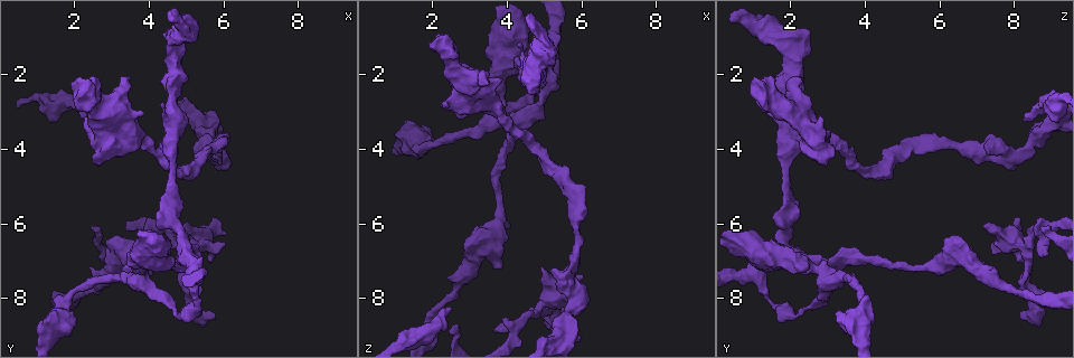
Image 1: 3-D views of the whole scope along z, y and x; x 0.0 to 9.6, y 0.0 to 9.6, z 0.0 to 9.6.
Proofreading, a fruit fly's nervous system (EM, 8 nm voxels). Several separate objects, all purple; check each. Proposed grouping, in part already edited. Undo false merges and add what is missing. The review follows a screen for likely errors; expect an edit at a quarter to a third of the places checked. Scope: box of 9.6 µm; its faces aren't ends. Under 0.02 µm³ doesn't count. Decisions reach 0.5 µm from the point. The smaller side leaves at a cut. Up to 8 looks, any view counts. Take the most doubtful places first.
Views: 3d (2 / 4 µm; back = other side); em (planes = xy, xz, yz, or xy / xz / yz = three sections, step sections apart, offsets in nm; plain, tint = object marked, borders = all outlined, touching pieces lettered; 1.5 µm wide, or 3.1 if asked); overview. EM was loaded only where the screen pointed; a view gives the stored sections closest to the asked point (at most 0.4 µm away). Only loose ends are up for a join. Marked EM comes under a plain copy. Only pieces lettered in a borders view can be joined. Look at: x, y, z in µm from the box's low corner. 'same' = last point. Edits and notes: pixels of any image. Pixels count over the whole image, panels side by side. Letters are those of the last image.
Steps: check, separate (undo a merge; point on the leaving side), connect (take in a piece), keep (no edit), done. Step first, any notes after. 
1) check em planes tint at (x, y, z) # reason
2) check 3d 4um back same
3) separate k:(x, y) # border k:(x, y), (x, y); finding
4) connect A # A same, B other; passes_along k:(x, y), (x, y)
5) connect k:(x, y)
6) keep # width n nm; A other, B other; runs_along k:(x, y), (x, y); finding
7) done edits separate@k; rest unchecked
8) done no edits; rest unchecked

check em xz step 8 tint at (2.55, 3.20, 8.25) # free end

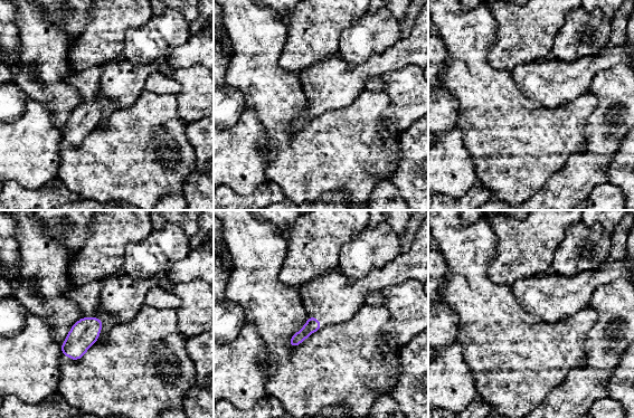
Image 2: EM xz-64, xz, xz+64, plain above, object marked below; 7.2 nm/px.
check em planes borders same # cut it another way

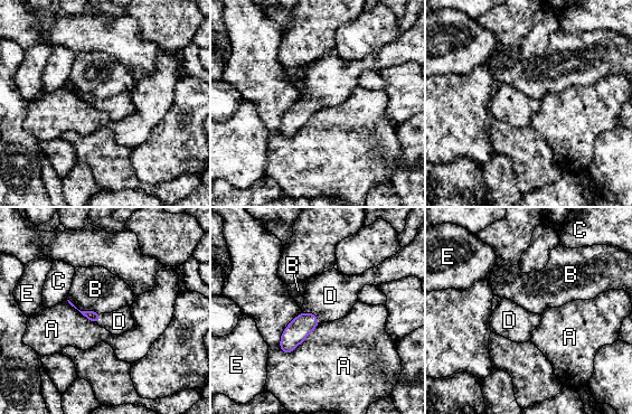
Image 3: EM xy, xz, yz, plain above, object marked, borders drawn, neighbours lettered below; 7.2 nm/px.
connect D # A other, B other, C other, D same, E other; passes_along 3:(298, 330), (313, 313), (330, 295); it goes on there

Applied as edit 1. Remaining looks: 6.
check overview # redraw

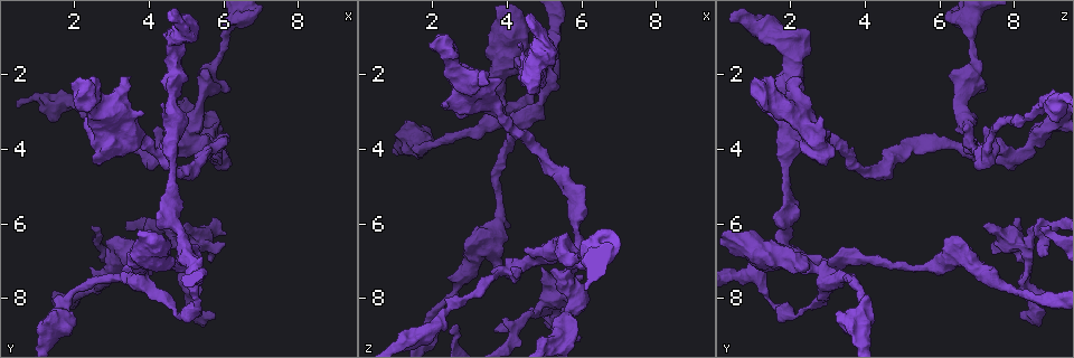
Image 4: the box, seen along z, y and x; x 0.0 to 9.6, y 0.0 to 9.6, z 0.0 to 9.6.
check em yz step 4 tint at (5.25, 8.05, 1.45) # a narrow waist

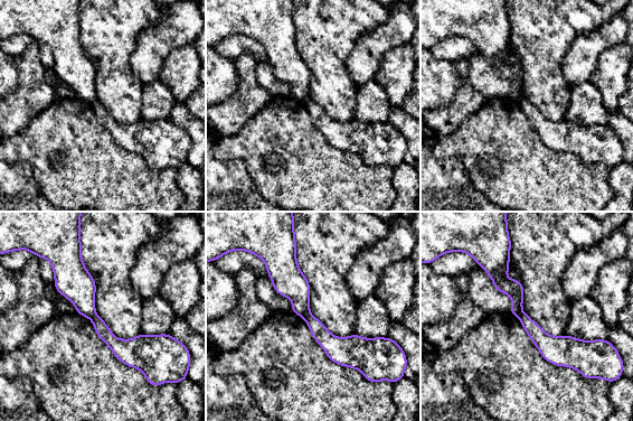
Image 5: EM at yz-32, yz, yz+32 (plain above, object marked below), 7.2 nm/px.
check em planes borders same # another direction

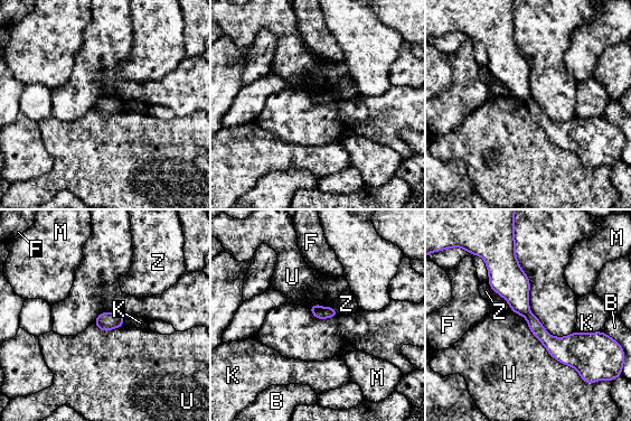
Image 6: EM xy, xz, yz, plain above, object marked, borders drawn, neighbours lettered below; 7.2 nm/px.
separate 6:(329, 311) # B other, F other, K other, M other, U other, Z other; border 6:(323, 308), (312, 312); a second cell is stuck on

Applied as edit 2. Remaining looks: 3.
check overview

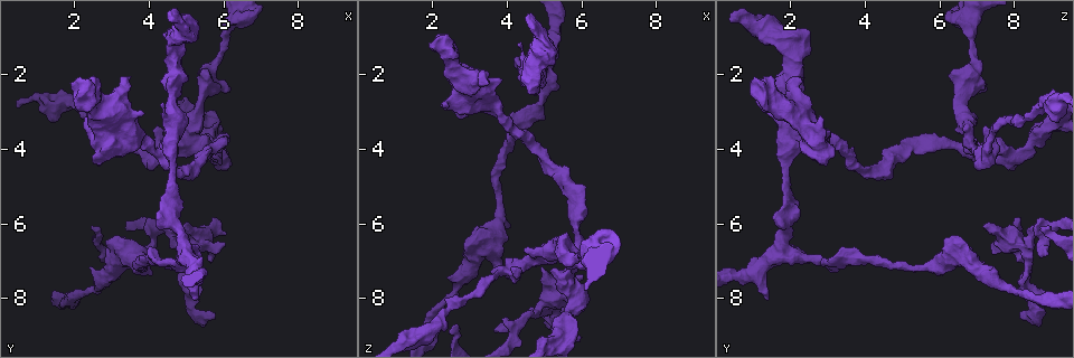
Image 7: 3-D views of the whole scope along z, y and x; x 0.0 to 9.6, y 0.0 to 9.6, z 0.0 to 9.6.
check em planes tint at (2.35, 3.15, 2.85) # free end

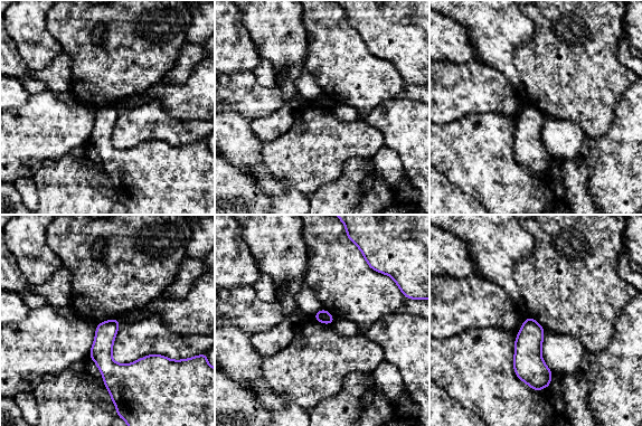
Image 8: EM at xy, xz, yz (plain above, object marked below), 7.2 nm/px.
check em planes borders same

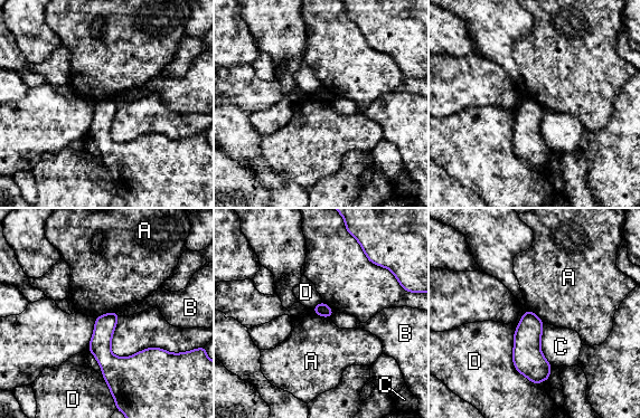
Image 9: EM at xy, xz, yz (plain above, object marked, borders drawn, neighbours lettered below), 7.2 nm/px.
keep # longest_contact D 550 nm; A other, B other, C other, D other; border 9:(116, 311), (101, 314), (95, 319); none of them fits

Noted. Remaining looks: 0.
done edits connect@3, separate@6; rest unchecked

